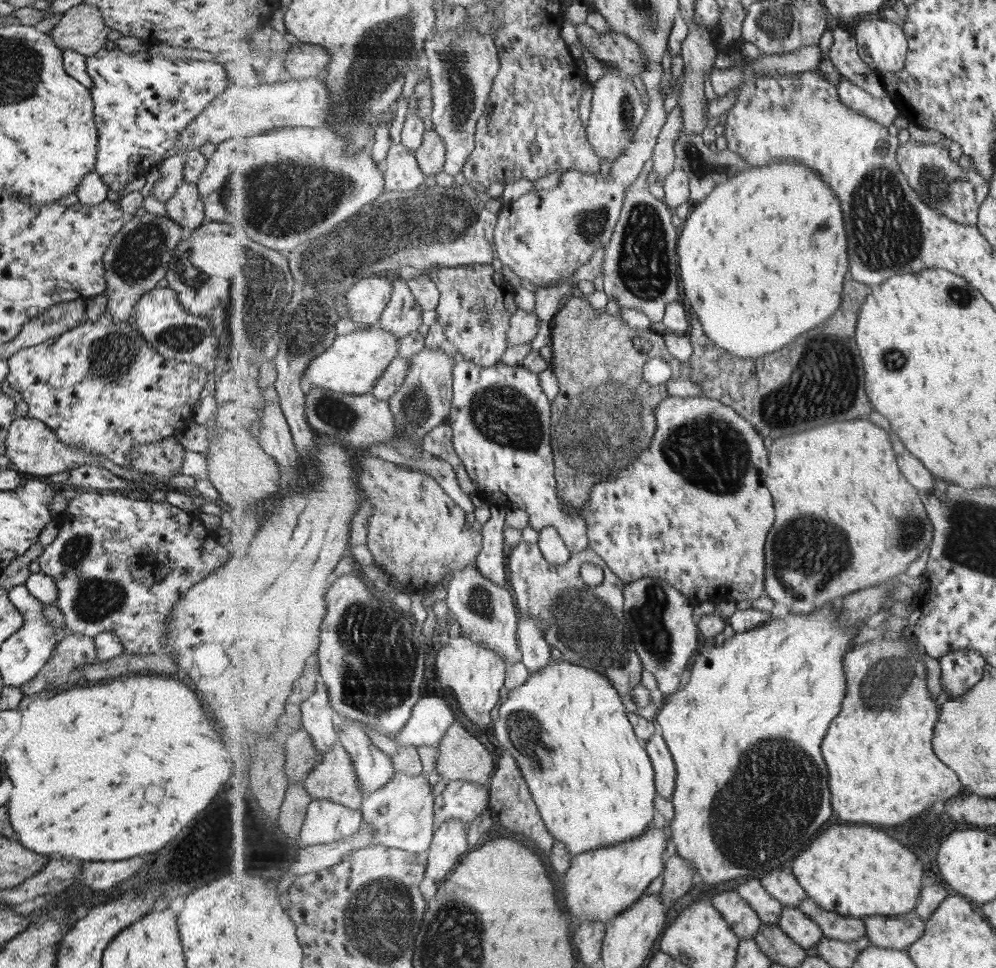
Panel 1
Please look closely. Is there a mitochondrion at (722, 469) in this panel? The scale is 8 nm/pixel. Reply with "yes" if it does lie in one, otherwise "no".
yes

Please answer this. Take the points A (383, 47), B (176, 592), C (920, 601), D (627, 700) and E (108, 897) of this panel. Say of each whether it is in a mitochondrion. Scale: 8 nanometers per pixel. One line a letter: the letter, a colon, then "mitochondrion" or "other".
A: mitochondrion
B: other
C: other
D: other
E: other

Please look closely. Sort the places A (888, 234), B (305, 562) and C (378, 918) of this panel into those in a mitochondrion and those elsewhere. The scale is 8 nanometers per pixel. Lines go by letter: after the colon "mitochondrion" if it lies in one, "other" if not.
A: mitochondrion
B: mitochondrion
C: mitochondrion

